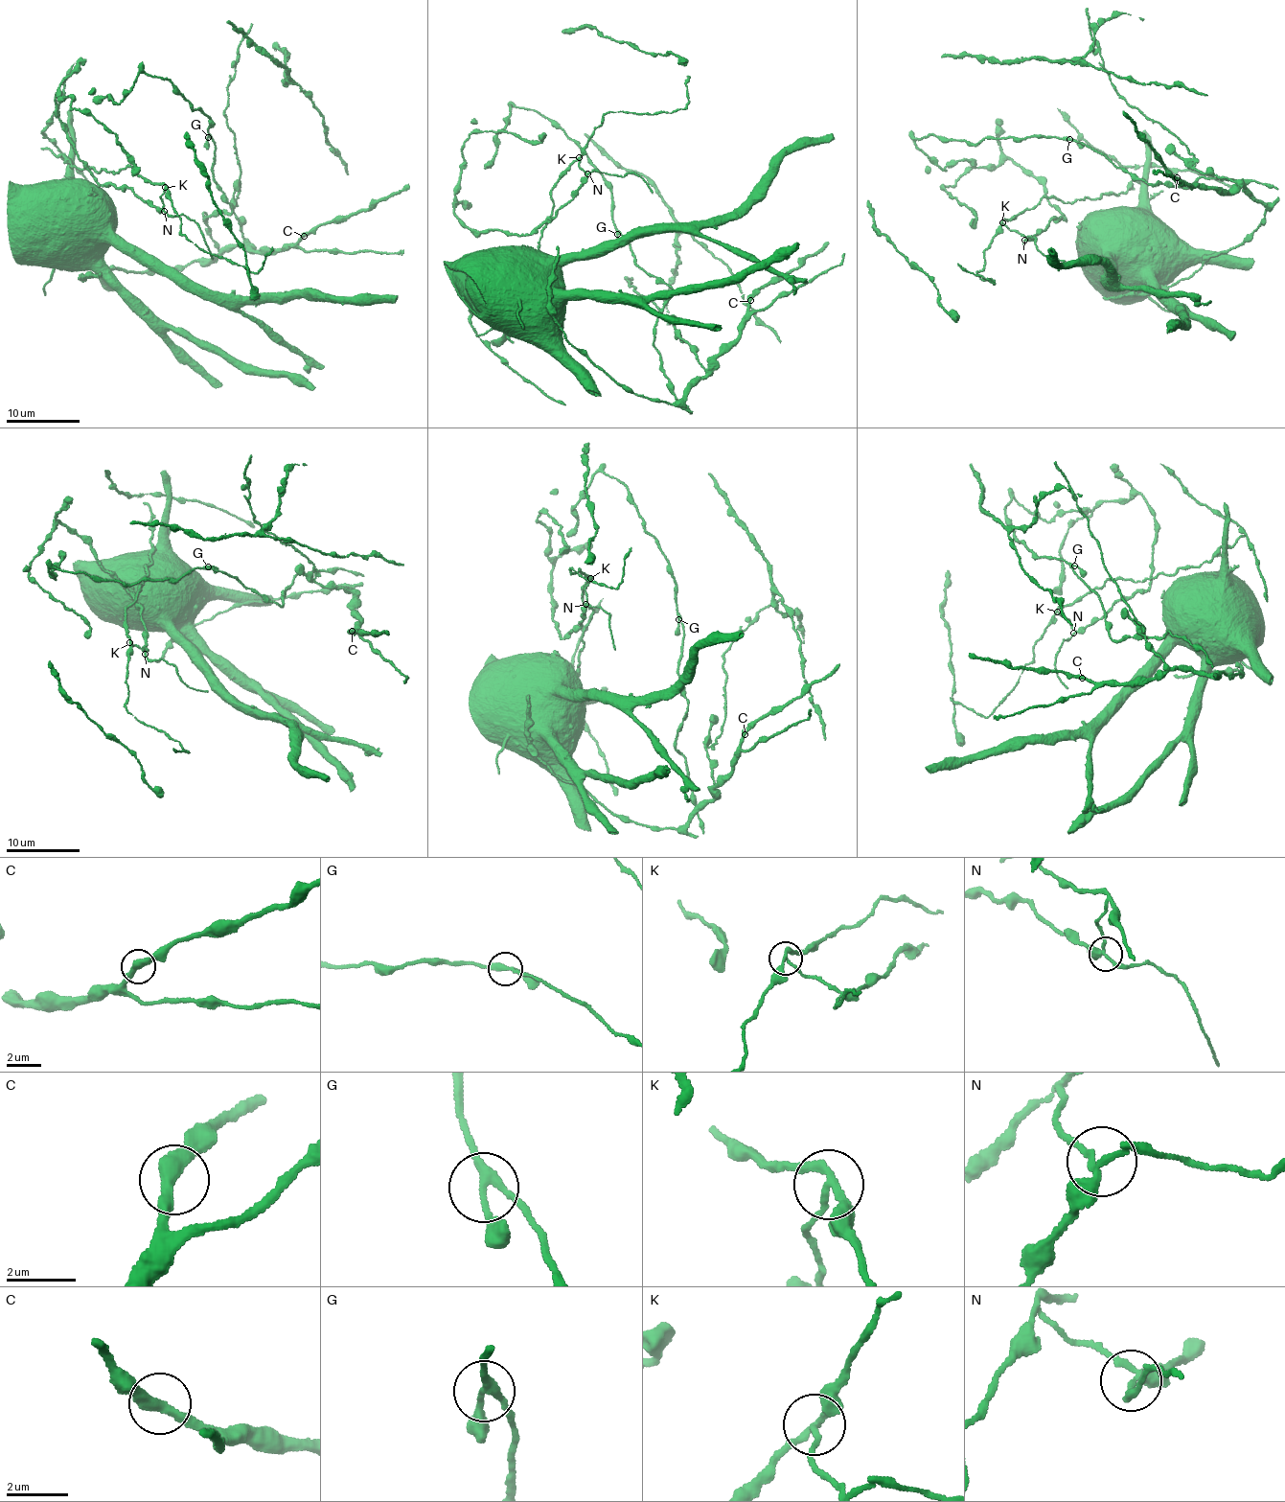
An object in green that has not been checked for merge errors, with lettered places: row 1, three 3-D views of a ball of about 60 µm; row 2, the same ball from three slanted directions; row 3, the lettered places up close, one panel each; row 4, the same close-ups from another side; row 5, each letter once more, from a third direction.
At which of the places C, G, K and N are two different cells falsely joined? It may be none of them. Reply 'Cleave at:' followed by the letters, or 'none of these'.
Cleave at: K, N

